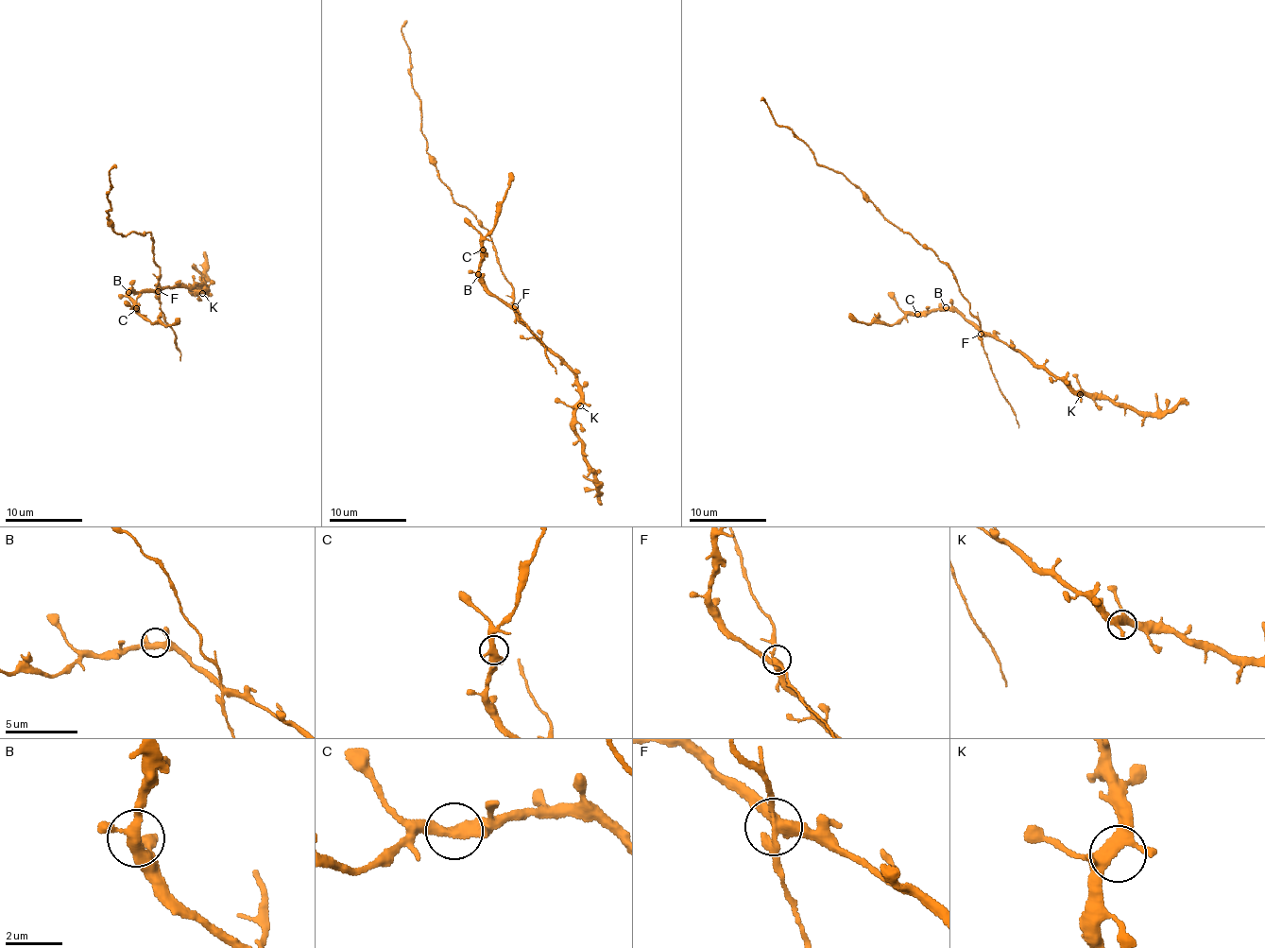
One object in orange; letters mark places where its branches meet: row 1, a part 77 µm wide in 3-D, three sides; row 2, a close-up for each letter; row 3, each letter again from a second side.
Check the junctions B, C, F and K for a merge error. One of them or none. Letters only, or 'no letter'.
F

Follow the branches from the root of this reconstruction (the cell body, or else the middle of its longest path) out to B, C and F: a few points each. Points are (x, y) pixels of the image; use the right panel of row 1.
B: (957, 286), (970, 304), (970, 314), (980, 321), (979, 331), (960, 313), (946, 307)
C: (957, 286), (970, 304), (970, 314), (980, 321), (979, 331), (956, 311), (930, 310), (917, 314)
F: (957, 286), (970, 304), (970, 314), (980, 321), (982, 334)

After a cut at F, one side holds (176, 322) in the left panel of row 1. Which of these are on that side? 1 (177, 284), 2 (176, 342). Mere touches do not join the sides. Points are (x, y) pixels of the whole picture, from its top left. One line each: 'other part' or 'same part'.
1: same part
2: other part

